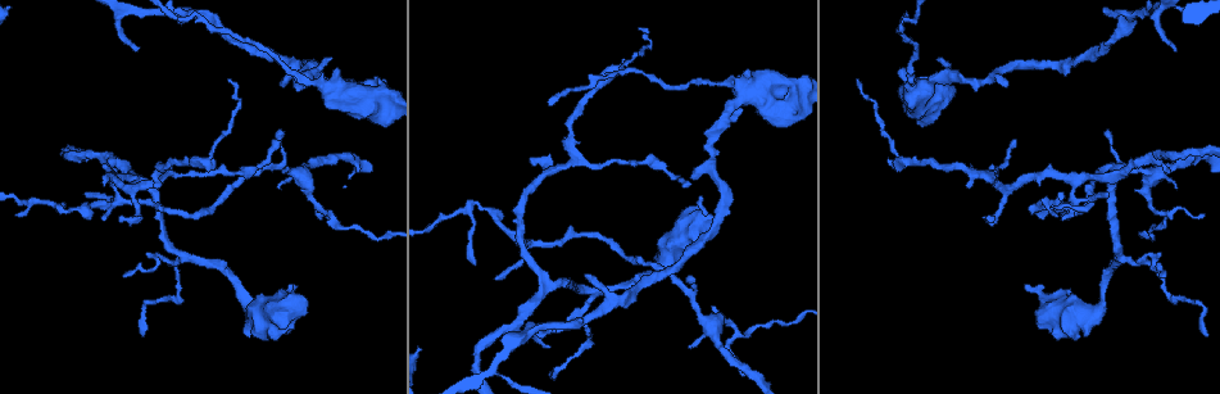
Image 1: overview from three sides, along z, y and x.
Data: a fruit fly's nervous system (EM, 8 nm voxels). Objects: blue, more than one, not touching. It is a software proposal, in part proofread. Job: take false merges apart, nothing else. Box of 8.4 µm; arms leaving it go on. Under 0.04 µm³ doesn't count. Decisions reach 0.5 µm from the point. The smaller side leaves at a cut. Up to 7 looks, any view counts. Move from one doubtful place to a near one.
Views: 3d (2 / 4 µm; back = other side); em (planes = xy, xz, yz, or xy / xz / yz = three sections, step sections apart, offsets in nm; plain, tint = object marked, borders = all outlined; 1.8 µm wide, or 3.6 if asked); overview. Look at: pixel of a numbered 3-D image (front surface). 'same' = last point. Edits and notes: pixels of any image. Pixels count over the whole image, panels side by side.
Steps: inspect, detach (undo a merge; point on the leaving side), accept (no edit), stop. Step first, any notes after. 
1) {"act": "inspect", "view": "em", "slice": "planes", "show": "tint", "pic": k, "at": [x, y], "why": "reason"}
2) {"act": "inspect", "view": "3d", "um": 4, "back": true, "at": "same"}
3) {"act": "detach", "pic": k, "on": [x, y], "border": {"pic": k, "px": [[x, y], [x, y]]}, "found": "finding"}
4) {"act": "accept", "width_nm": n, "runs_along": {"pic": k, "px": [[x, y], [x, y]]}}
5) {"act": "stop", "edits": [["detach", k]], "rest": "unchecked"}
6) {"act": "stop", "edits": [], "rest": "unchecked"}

{"act": "inspect", "view": "em", "slice": "planes", "show": "borders", "pic": 1, "at": [522, 248], "why": "abrupt turn"}

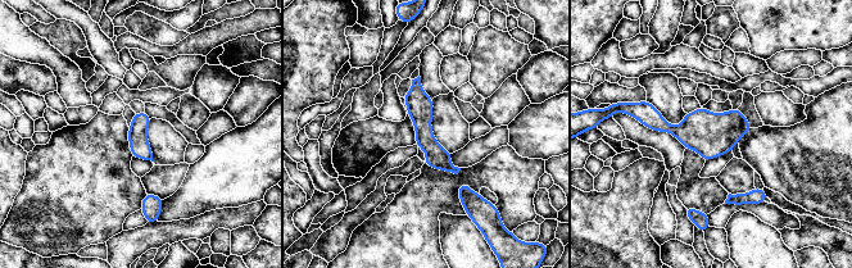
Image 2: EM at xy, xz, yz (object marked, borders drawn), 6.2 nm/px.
{"act": "detach", "pic": 2, "on": [692, 213], "border": {"pic": 2, "px": [[701, 213], [694, 222]]}, "found": "a second cell is stuck on"}

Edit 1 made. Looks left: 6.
{"act": "inspect", "view": "em", "slice": "planes", "show": "tint", "pic": 1, "at": [330, 83], "why": "sudden change in width"}

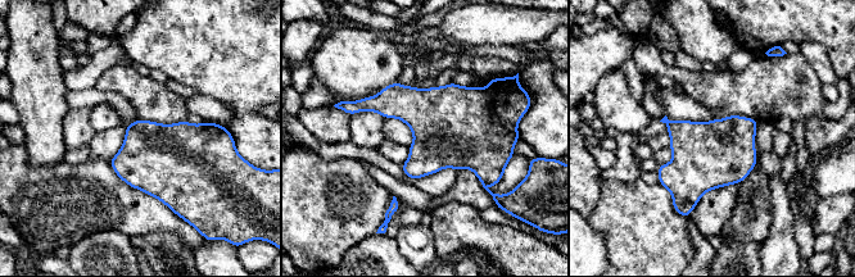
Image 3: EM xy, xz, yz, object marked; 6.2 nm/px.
{"act": "accept", "found": "all the same cell"}

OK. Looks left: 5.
{"act": "inspect", "view": "em", "um": 3.6, "slice": "planes", "show": "tint", "pic": 1, "at": [704, 217]}

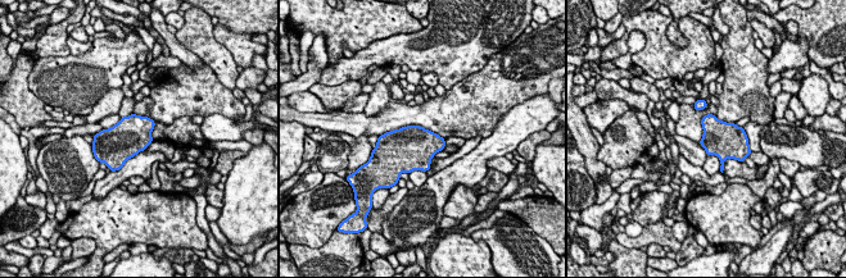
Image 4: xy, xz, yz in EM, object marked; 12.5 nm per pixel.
{"act": "accept", "found": "continuous, no second cell"}

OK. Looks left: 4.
{"act": "stop", "edits": [["detach", 2]], "rest": "unchecked"}

